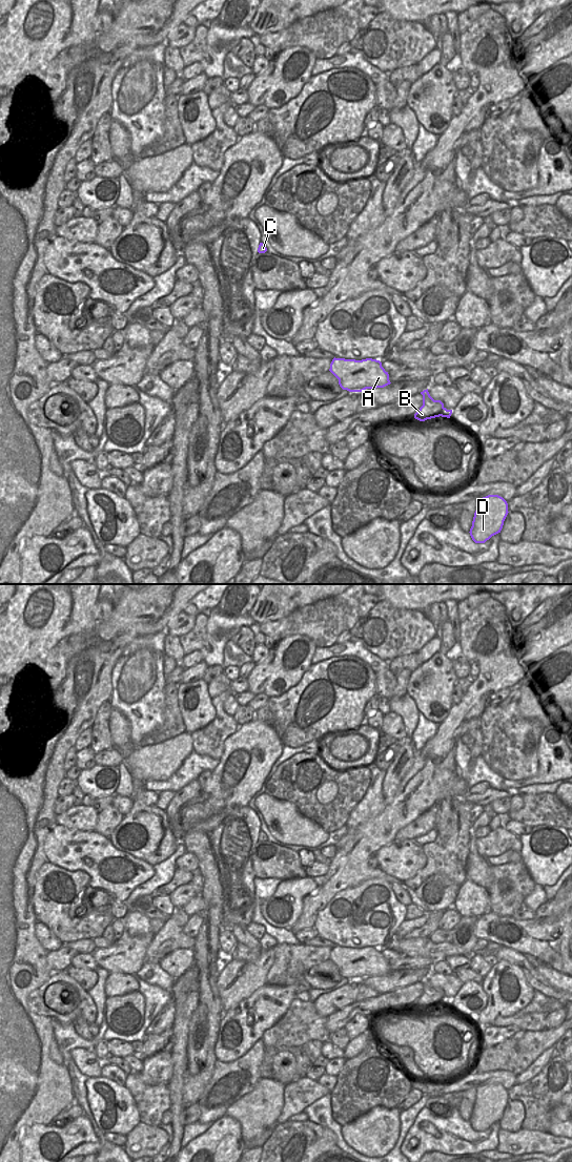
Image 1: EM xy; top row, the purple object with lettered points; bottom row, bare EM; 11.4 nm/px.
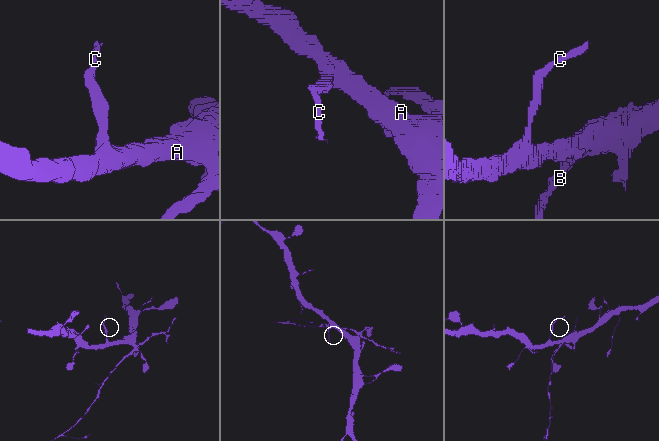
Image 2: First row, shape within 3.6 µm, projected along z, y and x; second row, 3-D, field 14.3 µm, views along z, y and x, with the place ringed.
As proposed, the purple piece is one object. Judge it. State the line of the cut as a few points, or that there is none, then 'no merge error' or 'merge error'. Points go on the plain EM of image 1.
cut in xy along (437, 991), (433, 994), (425, 994), (423, 992); merge error

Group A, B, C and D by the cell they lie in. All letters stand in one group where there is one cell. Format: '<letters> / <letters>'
A C D / B

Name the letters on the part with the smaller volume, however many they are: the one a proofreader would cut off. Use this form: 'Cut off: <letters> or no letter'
Cut off: B

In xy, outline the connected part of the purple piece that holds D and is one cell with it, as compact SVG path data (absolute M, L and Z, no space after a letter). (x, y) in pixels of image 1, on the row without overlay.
M488 1083L476 1087L470 1124L475 1132L485 1132L500 1121L508 1103L508 1092L498 1083Z

